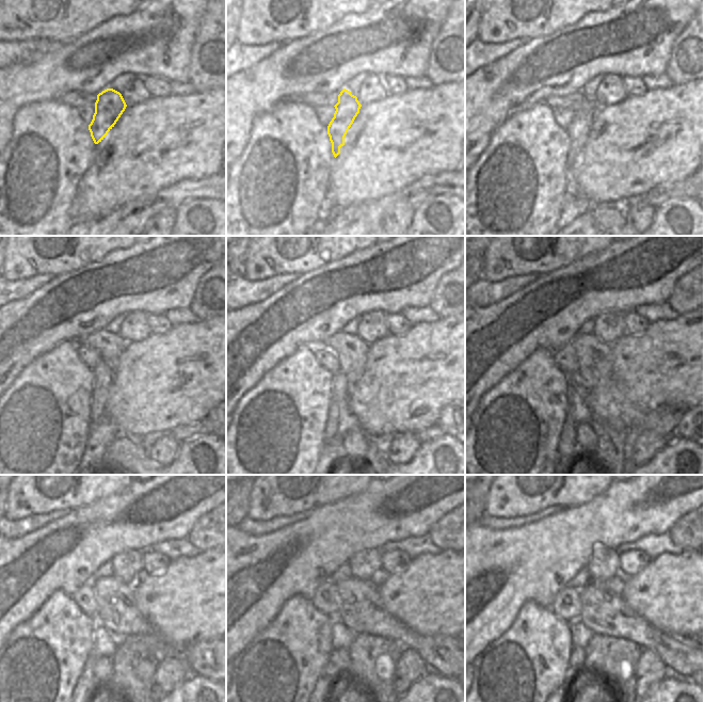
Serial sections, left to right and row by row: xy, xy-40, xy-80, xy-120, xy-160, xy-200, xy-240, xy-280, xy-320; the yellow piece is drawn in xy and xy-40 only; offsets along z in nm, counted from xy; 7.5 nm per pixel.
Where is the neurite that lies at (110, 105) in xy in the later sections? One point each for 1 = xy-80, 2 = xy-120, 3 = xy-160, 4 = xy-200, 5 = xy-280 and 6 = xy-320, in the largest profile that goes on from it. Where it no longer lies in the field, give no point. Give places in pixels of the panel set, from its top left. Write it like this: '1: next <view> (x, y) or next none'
1: next xy-80 (578, 129)
2: next xy-120 (101, 373)
3: next xy-160 (339, 383)
4: next xy-200 (566, 445)
5: next xy-280 (325, 686)
6: next xy-320 (562, 691)

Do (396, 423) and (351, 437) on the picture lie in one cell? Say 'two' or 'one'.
two

